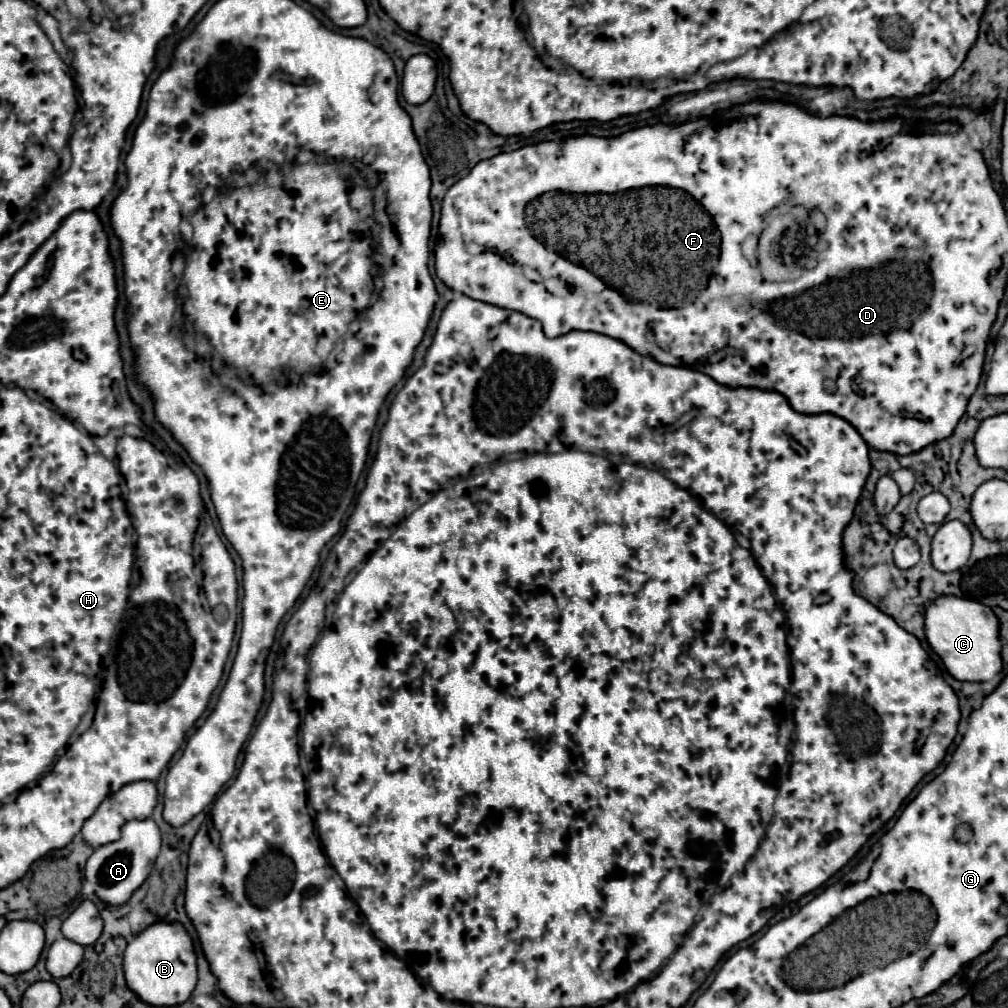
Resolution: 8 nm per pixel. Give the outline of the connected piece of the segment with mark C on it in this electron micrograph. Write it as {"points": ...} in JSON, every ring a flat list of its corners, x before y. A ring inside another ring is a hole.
{"points":[[937,598,927,604,925,632,931,648,941,656,949,674,963,682,987,682,1003,670,999,620,995,612,975,600]]}

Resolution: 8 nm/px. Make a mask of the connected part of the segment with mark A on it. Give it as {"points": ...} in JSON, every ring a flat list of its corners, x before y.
{"points":[[151,818,131,820,123,826,121,838,117,842,103,844,91,854,91,858,85,864,85,880,93,886,93,892,101,902,121,906,131,898,131,894,145,882,149,872,153,870,159,848,161,848,161,830,157,828,157,824]]}

